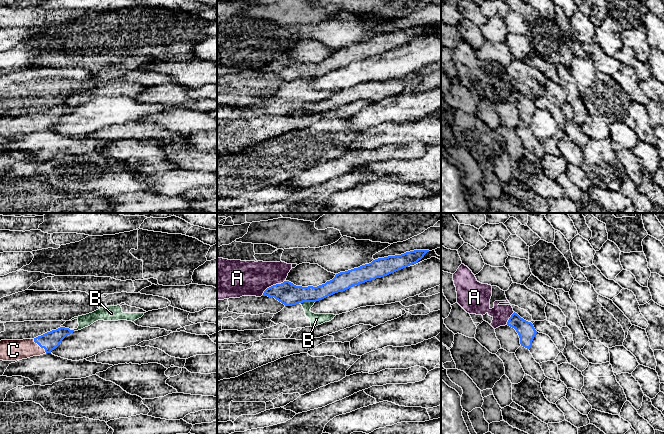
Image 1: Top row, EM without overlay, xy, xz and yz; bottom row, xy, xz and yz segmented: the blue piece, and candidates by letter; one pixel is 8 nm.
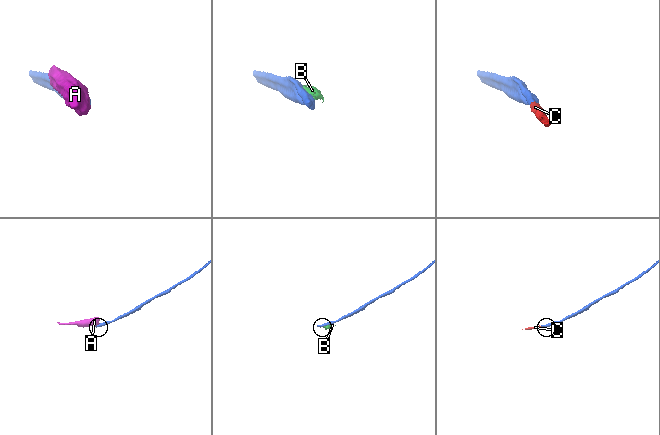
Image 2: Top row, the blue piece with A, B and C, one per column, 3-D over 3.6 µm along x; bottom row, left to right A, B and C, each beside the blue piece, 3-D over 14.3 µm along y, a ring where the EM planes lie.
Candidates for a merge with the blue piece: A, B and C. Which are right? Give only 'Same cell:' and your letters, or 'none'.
Same cell: C

